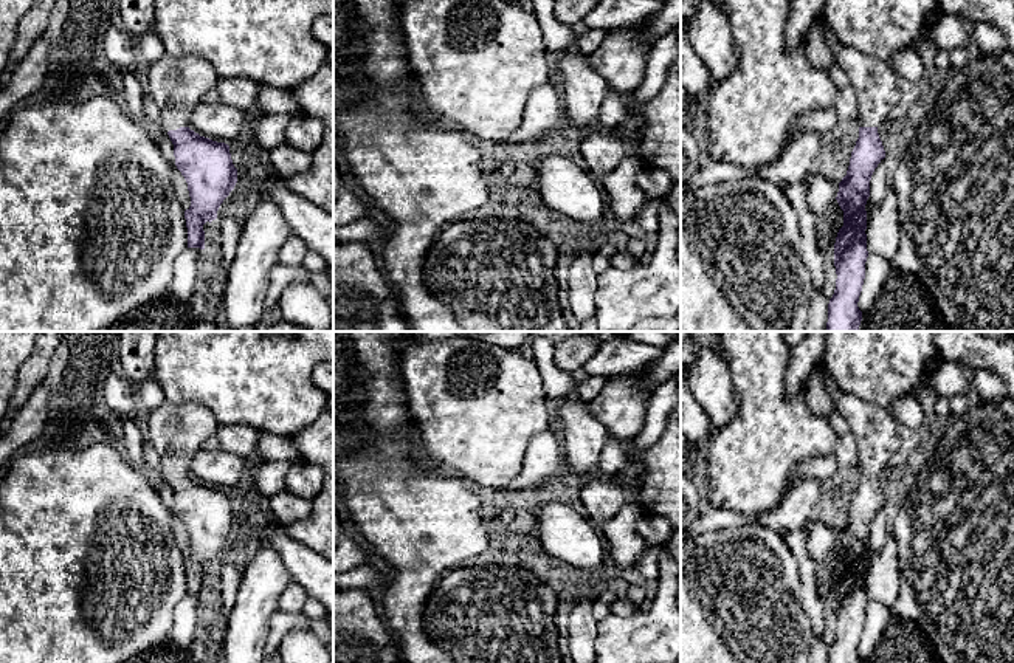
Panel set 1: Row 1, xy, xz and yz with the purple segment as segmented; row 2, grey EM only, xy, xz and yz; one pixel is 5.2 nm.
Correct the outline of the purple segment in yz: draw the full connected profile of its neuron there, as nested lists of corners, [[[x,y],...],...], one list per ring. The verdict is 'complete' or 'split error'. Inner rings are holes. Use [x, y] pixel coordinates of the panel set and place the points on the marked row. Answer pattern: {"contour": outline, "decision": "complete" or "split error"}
{"contour": [[[826,28],[825,37],[834,48],[836,64],[847,73],[861,105],[859,138],[836,197],[843,211],[843,226],[834,243],[837,279],[828,304],[826,332],[859,332],[862,311],[857,302],[868,257],[865,204],[870,197],[871,175],[885,158],[878,127],[901,99],[901,79],[888,60],[843,45],[831,28]]], "decision": "split error"}

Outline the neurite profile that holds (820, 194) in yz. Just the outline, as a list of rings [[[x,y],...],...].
[[[812,172],[805,180],[808,183],[806,201],[814,215],[819,251],[823,256],[829,252],[834,260],[836,237],[843,226],[843,211],[836,200],[839,183],[836,184]]]

